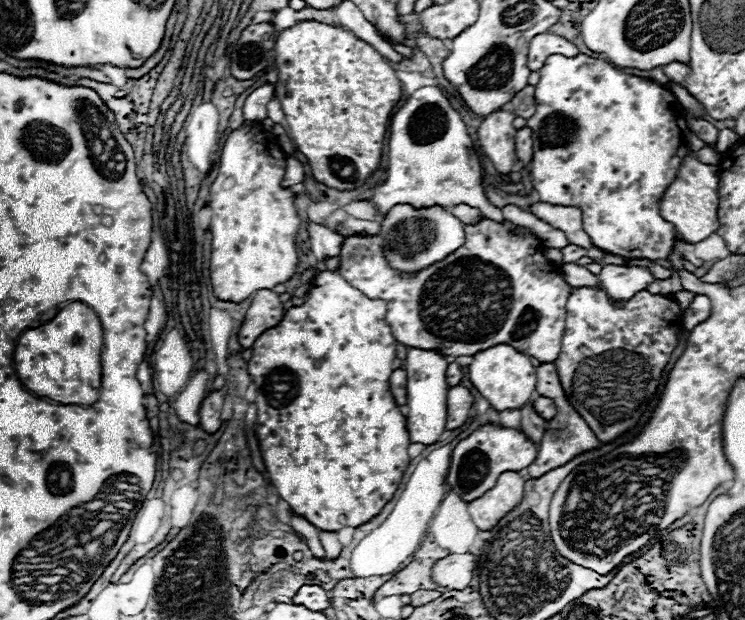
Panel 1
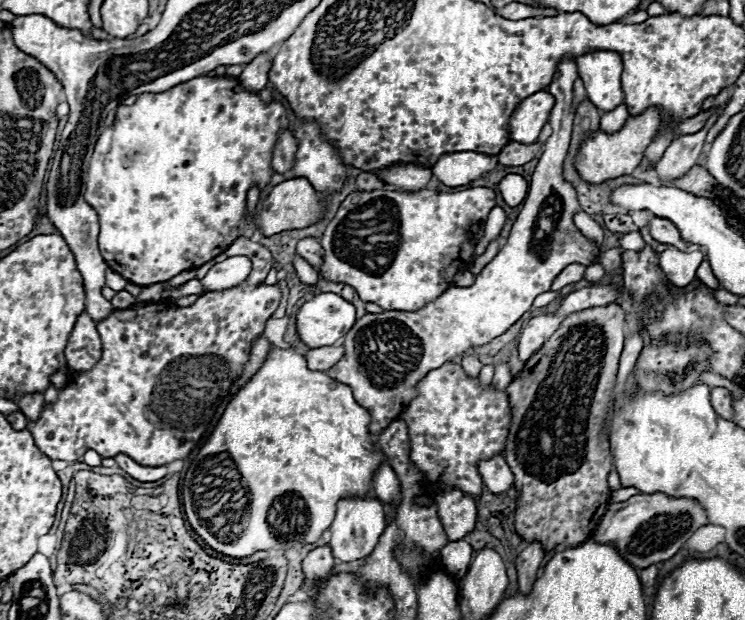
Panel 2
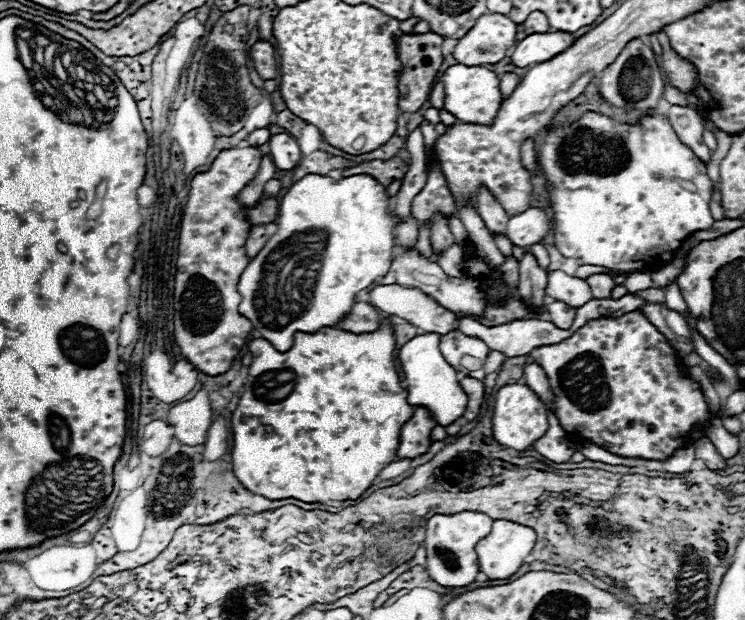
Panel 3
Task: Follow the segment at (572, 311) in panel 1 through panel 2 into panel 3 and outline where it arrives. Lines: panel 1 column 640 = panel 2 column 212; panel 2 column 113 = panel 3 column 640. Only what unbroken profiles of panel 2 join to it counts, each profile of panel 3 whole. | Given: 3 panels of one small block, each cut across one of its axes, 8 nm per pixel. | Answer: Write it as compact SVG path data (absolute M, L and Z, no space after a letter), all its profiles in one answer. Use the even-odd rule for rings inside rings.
M638 310L618 318L608 316L590 320L570 338L558 344L534 348L530 358L546 370L550 388L556 398L556 416L560 416L564 430L570 436L588 440L616 456L668 460L676 450L688 444L690 432L696 426L706 426L712 418L698 382L678 374L680 356Z

